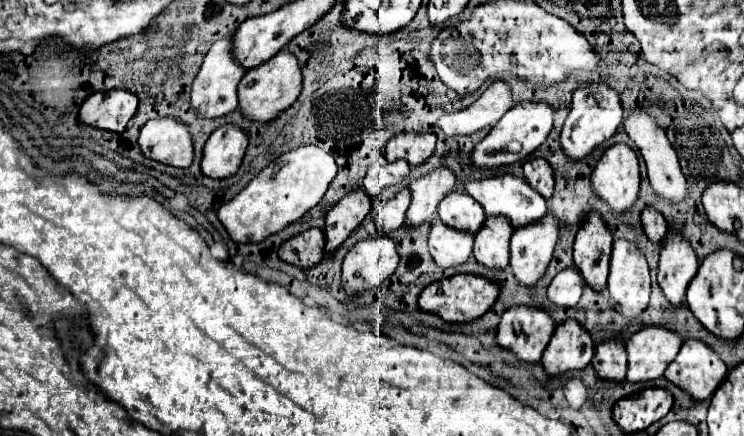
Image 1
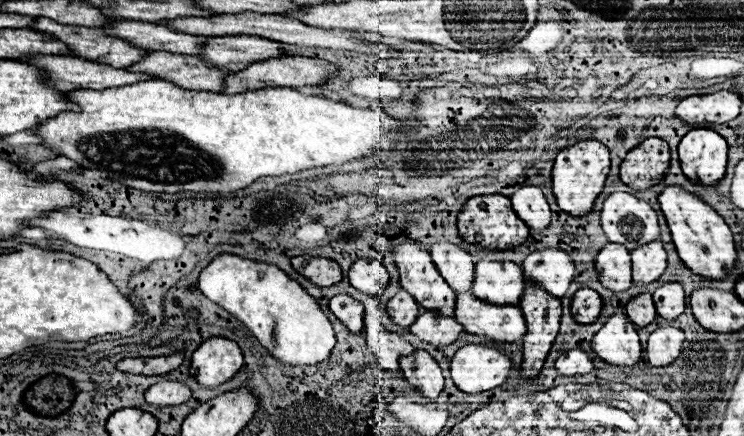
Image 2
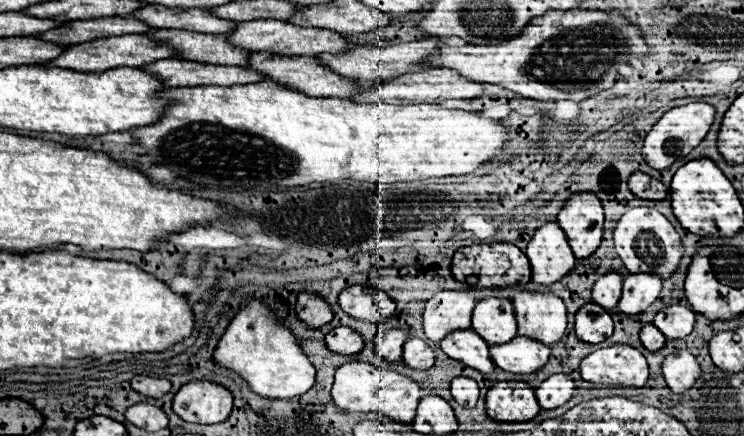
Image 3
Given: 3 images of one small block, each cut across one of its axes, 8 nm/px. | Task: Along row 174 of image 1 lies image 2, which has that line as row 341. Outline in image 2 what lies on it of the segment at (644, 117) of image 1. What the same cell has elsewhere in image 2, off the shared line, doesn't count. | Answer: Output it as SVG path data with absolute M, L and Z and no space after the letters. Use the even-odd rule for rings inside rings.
M674 326L658 328L656 332L652 332L646 346L650 366L670 366L680 356L682 342L684 332Z

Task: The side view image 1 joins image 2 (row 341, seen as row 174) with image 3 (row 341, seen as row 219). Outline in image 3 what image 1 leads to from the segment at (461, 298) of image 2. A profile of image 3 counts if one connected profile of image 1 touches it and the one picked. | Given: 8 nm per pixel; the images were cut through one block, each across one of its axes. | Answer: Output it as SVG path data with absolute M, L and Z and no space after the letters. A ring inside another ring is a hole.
M516 336L506 344L492 344L490 356L498 368L514 374L538 372L550 356L550 348L534 338Z

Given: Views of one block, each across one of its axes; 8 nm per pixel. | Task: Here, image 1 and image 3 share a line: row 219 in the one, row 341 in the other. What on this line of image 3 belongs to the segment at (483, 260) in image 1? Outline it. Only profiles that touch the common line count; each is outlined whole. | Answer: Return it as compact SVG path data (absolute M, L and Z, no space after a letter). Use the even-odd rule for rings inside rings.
M482 298L472 310L472 328L488 344L504 344L516 336L514 308L508 298Z

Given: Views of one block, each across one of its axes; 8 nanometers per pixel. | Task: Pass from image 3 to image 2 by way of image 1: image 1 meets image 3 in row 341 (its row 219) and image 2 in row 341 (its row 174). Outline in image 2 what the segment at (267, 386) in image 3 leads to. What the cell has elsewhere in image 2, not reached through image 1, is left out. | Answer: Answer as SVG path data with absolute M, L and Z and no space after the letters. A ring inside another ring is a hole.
M220 254L202 270L198 286L208 300L240 320L260 346L282 364L316 366L328 360L336 344L332 324L322 314L316 300L272 264Z

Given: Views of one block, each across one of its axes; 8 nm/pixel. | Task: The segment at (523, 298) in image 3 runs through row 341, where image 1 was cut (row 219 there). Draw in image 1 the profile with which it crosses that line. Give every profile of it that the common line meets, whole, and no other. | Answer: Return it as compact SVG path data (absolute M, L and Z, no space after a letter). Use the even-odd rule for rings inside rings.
M548 212L540 222L514 230L510 240L510 266L522 284L534 284L546 272L558 238L556 214Z

